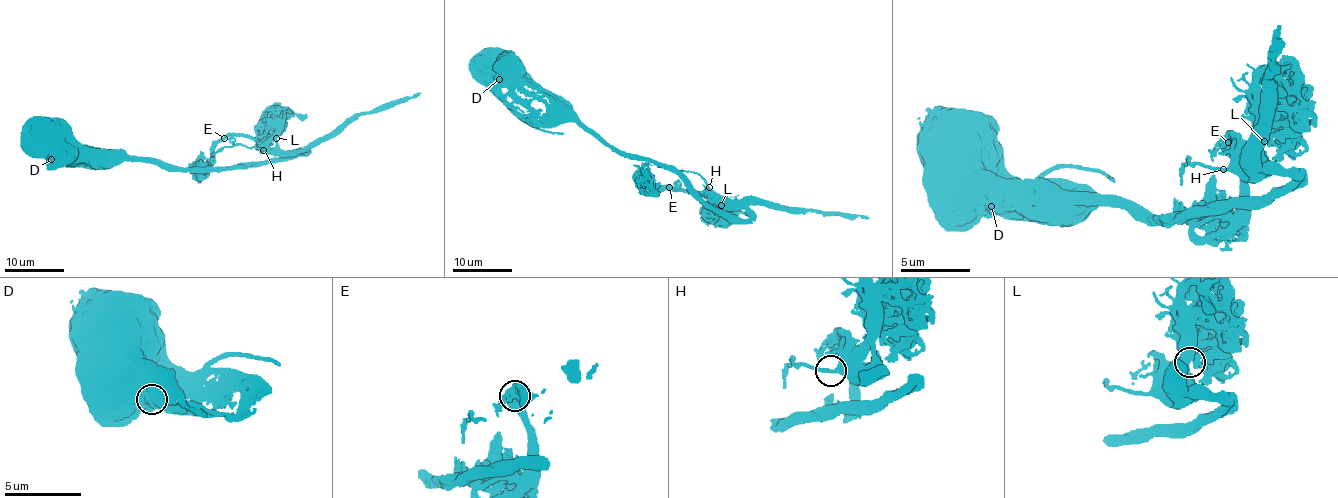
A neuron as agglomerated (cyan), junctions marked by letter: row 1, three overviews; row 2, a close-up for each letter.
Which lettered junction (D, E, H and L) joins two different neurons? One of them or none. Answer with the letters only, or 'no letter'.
D

